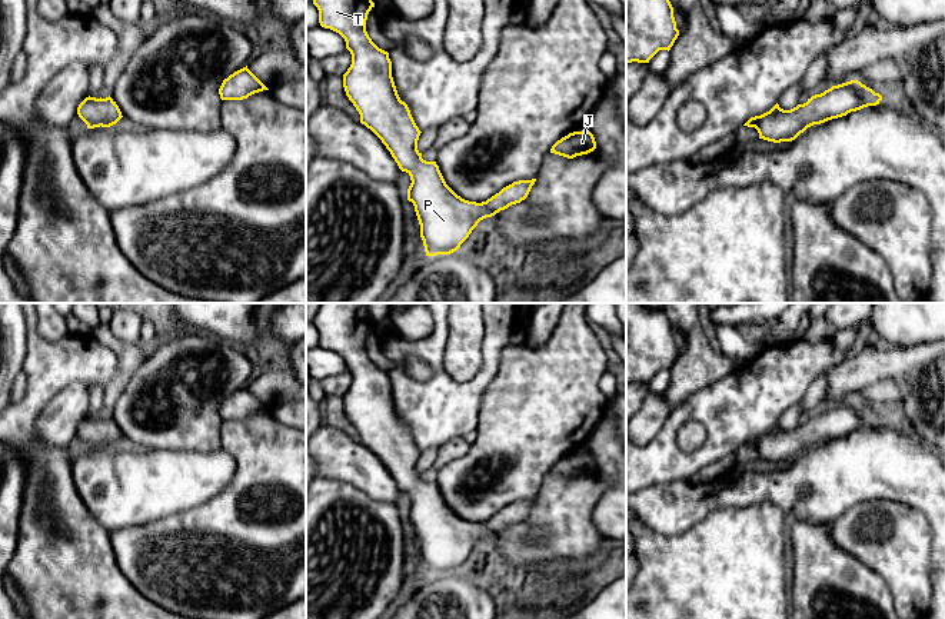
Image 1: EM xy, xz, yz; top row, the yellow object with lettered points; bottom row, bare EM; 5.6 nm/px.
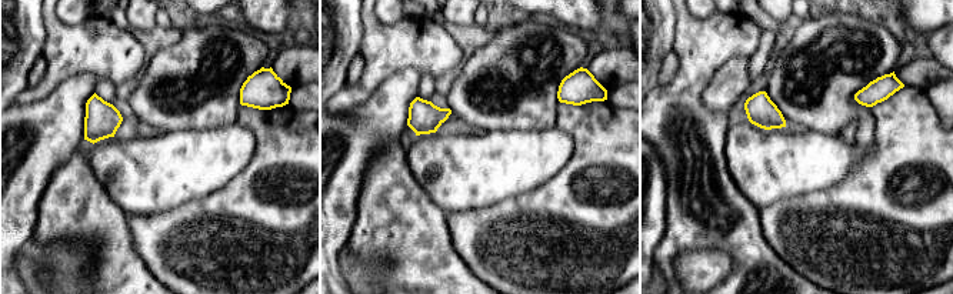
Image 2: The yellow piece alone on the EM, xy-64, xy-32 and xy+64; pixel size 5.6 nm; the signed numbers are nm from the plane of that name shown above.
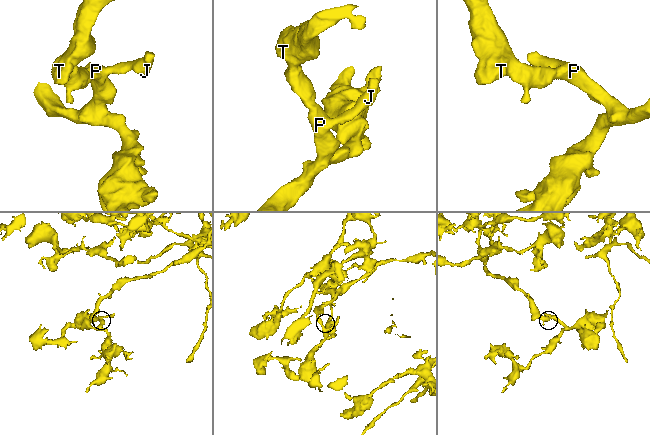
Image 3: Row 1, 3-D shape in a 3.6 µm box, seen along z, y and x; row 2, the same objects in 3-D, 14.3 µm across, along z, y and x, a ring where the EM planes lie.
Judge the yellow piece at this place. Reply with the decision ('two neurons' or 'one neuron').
one neuron

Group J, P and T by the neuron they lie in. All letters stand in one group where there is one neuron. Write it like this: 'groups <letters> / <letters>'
groups J P T

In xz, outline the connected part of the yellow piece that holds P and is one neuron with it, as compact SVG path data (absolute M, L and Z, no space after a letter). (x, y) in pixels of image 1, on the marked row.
M313 0L313 4L319 10L320 26L339 33L352 54L352 64L343 74L343 87L360 114L360 123L382 140L399 169L410 176L412 183L407 189L407 200L415 206L426 256L456 252L480 220L492 217L528 197L536 179L513 182L482 203L469 202L457 196L446 184L436 162L422 159L422 153L417 150L417 140L422 132L416 126L407 104L397 94L389 53L379 49L366 31L367 14L375 7L375 3L372 0Z

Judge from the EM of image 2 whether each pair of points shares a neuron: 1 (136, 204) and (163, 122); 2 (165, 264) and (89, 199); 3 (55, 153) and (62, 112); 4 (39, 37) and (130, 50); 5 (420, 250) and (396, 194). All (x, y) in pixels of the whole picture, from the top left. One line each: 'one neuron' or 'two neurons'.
1: two neurons
2: two neurons
3: one neuron
4: two neurons
5: one neuron

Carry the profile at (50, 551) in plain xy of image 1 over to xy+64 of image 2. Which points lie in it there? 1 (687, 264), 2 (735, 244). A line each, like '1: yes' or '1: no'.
1: no
2: yes

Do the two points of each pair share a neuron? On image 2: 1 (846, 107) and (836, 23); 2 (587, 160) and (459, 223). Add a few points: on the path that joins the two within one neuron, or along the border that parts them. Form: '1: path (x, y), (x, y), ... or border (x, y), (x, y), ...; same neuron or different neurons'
1: path (840, 86), (840, 64), (836, 60), (836, 44); same neuron
2: path (556, 189), (533, 211), (520, 211), (490, 223); same neuron

